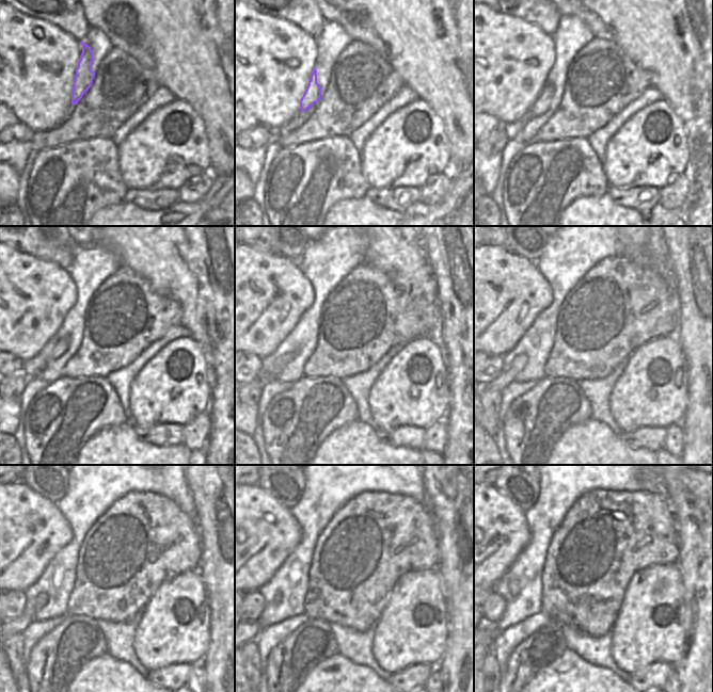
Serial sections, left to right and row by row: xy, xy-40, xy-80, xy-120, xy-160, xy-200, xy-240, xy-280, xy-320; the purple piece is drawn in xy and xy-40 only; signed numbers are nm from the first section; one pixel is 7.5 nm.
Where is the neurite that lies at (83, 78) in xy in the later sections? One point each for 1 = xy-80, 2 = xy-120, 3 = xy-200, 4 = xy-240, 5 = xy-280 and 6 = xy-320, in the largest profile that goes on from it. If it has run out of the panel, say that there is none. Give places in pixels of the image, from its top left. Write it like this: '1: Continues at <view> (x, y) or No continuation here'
1: Continues at xy-80 (542, 102)
2: Continues at xy-120 (61, 347)
3: Continues at xy-200 (504, 379)
4: Continues at xy-240 (17, 626)
5: Continues at xy-280 (256, 628)
6: Continues at xy-320 (495, 630).

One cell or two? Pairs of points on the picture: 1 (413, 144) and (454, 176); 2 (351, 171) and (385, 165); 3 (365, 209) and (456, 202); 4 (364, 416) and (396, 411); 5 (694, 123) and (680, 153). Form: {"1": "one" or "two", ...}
{"1": "two", "2": "two", "3": "one", "4": "two", "5": "two"}

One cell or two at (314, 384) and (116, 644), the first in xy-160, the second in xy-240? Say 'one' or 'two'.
two

